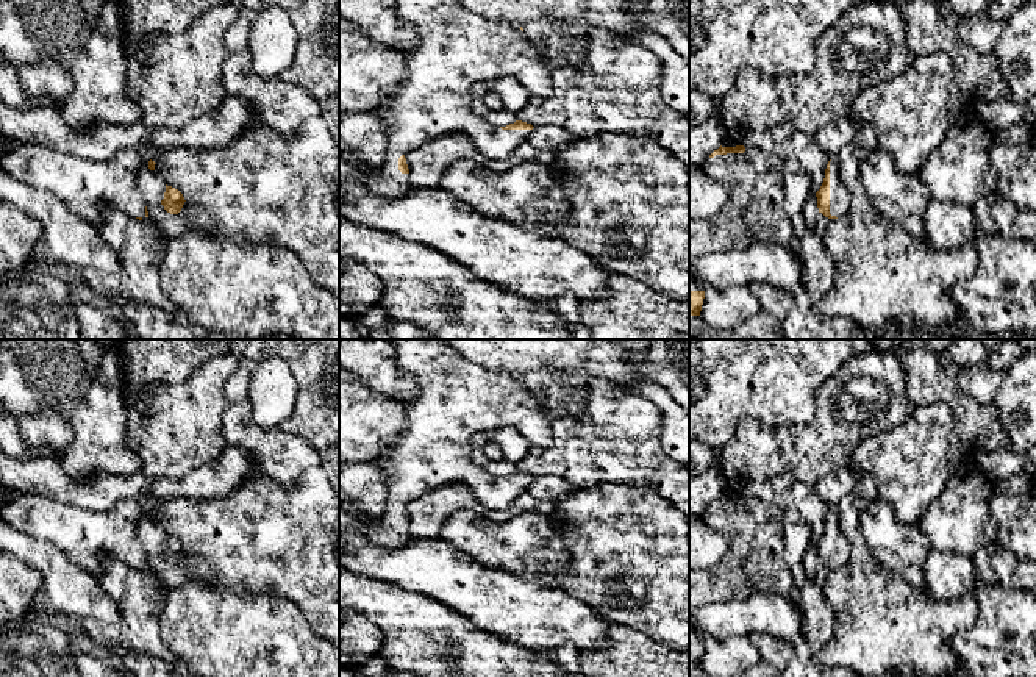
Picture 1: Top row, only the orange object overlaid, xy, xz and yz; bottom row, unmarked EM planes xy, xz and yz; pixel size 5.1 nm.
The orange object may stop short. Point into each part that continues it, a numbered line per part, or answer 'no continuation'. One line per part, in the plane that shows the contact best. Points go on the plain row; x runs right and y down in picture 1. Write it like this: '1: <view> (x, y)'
1: yz (839, 546)

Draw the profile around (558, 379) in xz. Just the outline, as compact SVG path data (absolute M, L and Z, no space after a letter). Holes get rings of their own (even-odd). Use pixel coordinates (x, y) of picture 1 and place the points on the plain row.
M650 339L442 341L475 364L522 377L550 422L583 413L592 378L603 378L625 389L636 380L652 381L627 360L630 352L642 356Z

